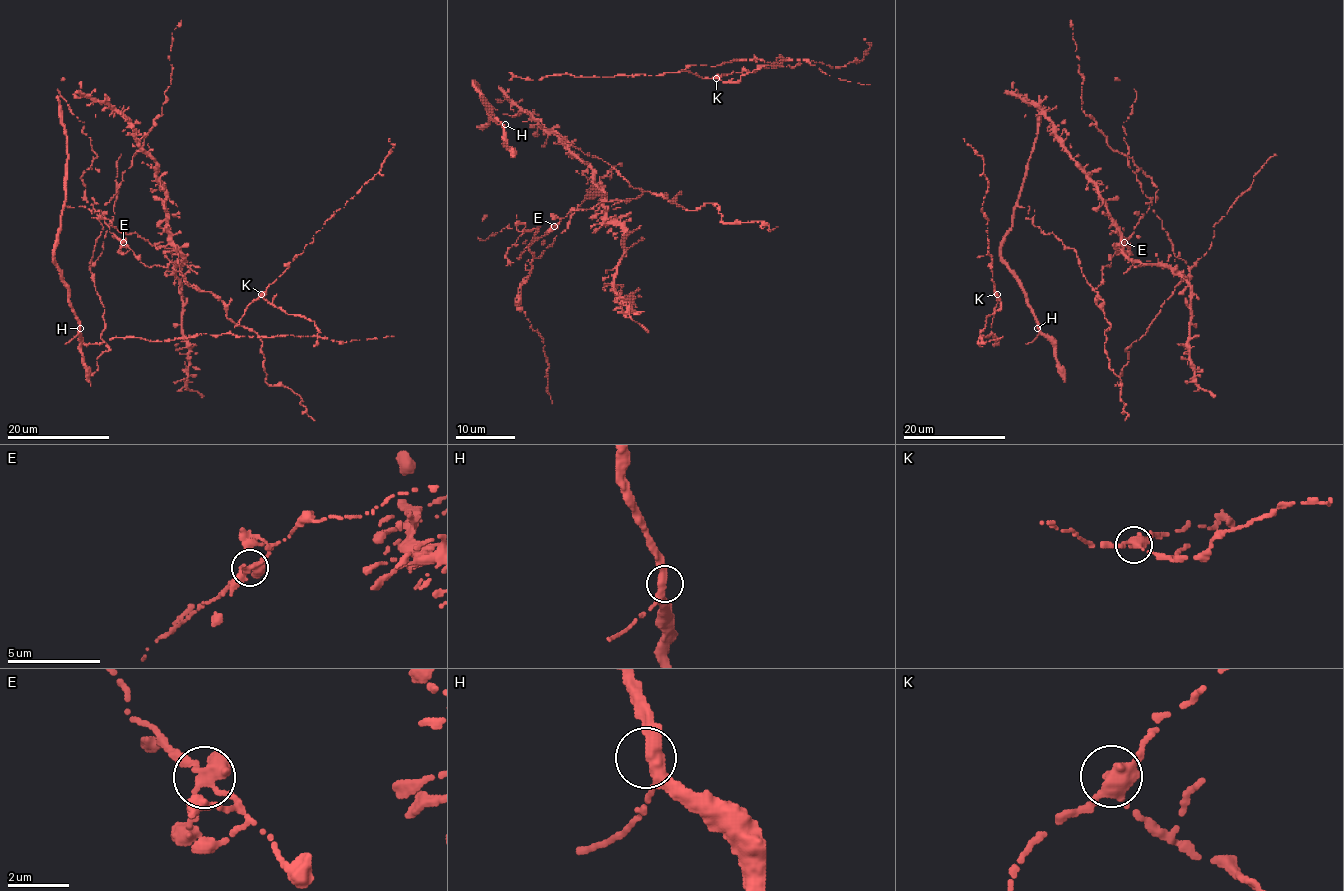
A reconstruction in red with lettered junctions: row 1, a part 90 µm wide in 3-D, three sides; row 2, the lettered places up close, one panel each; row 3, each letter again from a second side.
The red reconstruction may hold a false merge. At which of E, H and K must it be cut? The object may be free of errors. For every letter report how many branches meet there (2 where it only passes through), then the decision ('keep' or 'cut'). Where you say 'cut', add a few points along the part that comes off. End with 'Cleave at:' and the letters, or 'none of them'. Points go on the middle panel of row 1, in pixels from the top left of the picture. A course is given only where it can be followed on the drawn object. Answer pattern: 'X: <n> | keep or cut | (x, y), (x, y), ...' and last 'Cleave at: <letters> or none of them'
E: 3 | keep
H: 3 | keep
K: 3 | cut | (715, 78), (735, 81), (746, 72), (778, 65), (782, 58), (776, 61)
Cleave at: K

